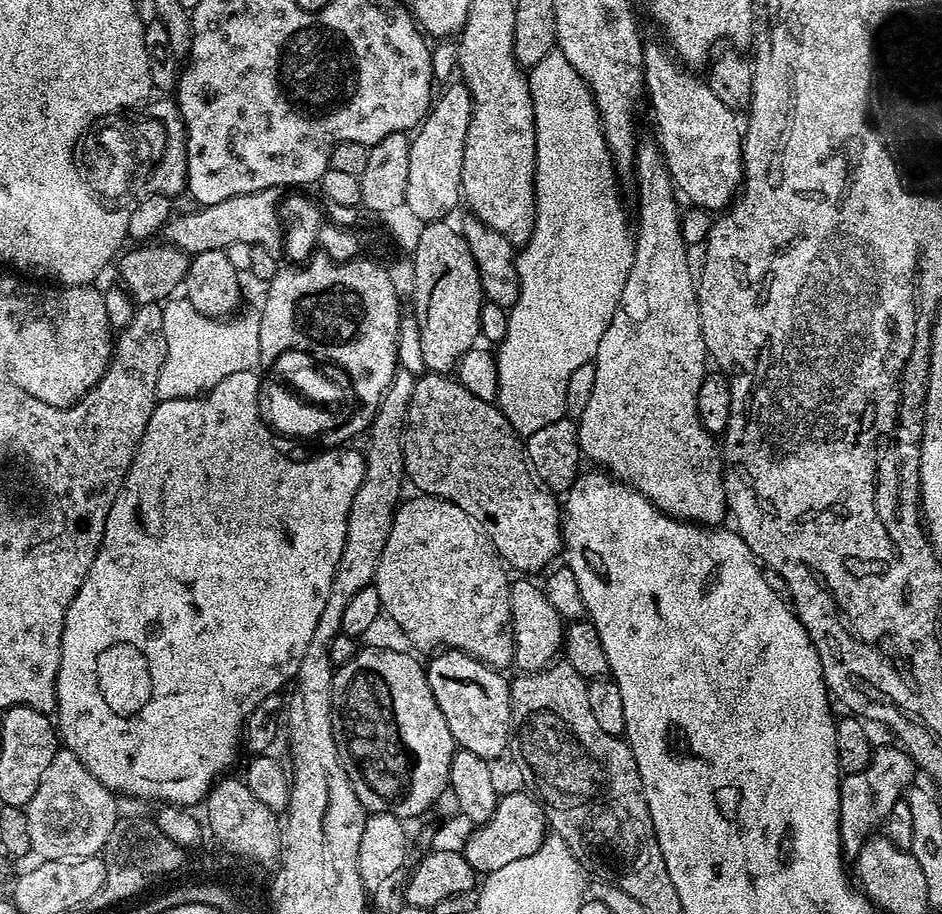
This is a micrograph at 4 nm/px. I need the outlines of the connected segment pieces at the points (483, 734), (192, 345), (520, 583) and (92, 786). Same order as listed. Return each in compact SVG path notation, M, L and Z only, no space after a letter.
M440 650L433 656L436 657L426 664L428 685L438 710L442 710L442 718L446 718L446 726L450 726L450 734L460 748L470 750L470 754L478 754L478 758L483 760L496 762L510 748L509 681L504 681L497 669L489 668L464 652Z
M187 298L176 299L169 299L163 305L162 330L166 334L166 362L162 362L162 370L158 374L156 395L160 400L195 398L218 386L222 378L253 371L260 364L260 317L255 311L241 311L227 318L203 316L194 310Z
M528 578L516 579L508 585L512 664L520 667L519 671L524 674L541 672L561 655L566 621L558 614L558 610L554 610L554 606L550 606L539 583L531 584Z
M61 747L55 754L50 766L42 773L42 782L38 782L38 790L34 790L34 798L26 806L28 825L30 826L30 846L32 852L40 860L81 860L87 856L103 853L111 831L118 819L116 813L117 797L82 762L69 748Z

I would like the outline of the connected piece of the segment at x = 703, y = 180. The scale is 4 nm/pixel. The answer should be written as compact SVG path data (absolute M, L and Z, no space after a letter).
M645 43L644 83L647 99L652 99L652 116L656 119L655 139L660 145L672 183L679 195L689 200L689 205L713 214L727 209L737 199L744 178L744 142L742 124L736 121L737 113L729 109L714 94L703 75L695 76L663 43Z

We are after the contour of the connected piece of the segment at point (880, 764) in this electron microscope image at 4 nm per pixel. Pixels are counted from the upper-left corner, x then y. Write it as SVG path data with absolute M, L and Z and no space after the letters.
M873 747L872 758L866 768L847 777L846 790L840 794L840 846L845 857L859 855L864 843L883 825L890 810L894 810L894 802L901 800L918 773L918 765L912 755L903 747L895 747Z

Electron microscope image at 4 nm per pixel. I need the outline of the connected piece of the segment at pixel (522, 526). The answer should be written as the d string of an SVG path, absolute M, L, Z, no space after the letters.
M428 372L421 375L416 380L416 385L410 398L408 407L408 420L404 423L404 470L407 479L412 479L412 484L416 487L417 493L426 496L437 496L443 500L454 502L454 506L462 506L466 514L475 522L476 527L487 536L488 541L492 543L492 549L496 551L497 556L509 569L517 568L517 573L532 574L528 572L543 573L545 569L553 563L552 559L562 552L562 508L558 503L557 497L549 492L547 488L541 486L536 477L533 476L531 467L526 459L526 448L522 443L521 437L512 429L510 422L500 413L499 407L495 403L488 403L482 398L475 397L466 390L460 381L448 374L438 372Z

